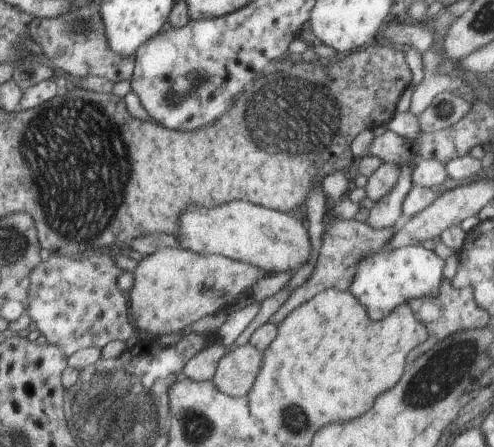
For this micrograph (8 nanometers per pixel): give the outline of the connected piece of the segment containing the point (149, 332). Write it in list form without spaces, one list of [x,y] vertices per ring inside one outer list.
[[[160,247],[137,263],[133,272],[133,285],[128,291],[129,310],[131,318],[134,318],[135,330],[142,334],[142,339],[147,340],[188,329],[208,315],[218,313],[220,310],[226,311],[228,306],[232,306],[235,300],[247,291],[247,288],[268,275],[258,267],[222,255],[203,255],[180,247]]]

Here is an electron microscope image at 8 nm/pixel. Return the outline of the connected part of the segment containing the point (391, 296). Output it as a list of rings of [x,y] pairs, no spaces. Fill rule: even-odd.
[[[423,245],[400,247],[393,251],[385,248],[368,255],[358,263],[350,292],[366,310],[372,320],[384,320],[397,306],[407,304],[408,300],[428,296],[434,300],[440,294],[443,283],[442,270],[445,260]]]

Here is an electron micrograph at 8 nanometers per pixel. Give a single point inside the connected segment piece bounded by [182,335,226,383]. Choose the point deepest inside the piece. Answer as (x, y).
(202, 367)

